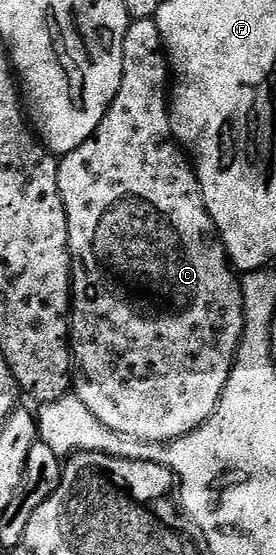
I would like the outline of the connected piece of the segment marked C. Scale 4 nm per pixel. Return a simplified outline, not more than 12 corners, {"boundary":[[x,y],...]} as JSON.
{"boundary":[[154,19],[61,156],[72,391],[145,443],[218,408],[245,303]]}

